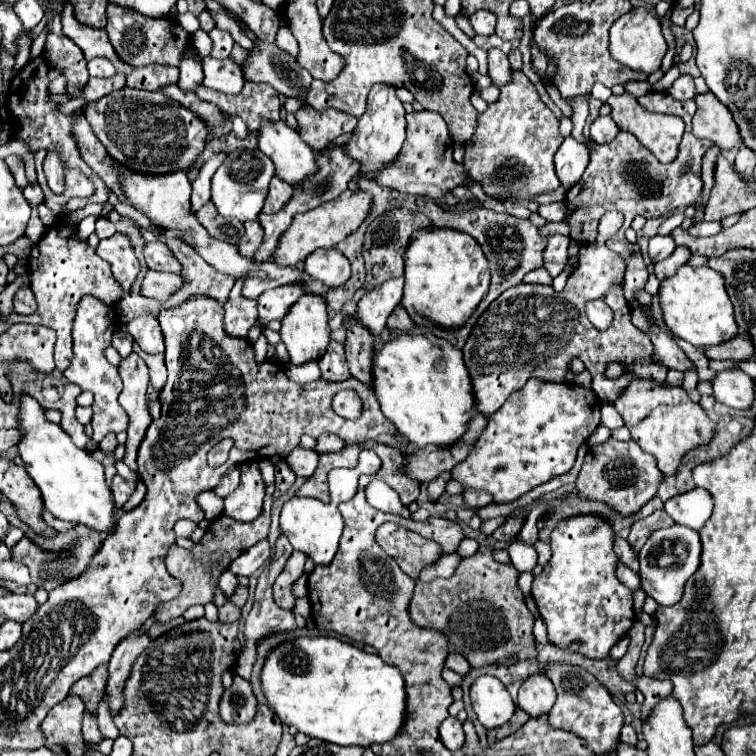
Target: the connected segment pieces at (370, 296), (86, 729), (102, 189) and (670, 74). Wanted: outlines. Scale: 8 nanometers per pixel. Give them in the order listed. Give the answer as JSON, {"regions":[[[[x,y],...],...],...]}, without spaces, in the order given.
{"regions":[[[[394,277],[392,281],[384,281],[384,285],[370,289],[358,301],[356,317],[364,327],[368,327],[372,333],[378,335],[386,327],[388,315],[402,301],[402,291],[404,291],[404,277]]],[[[90,711],[84,713],[82,735],[84,735],[84,739],[86,739],[88,743],[98,743],[98,741],[102,741],[102,737],[100,737],[100,733],[98,733],[98,727],[96,727],[96,717],[94,717]]],[[[34,59],[10,83],[10,93],[8,93],[6,107],[22,121],[22,125],[16,127],[16,137],[24,139],[30,145],[32,153],[36,153],[40,147],[49,150],[49,154],[43,164],[43,170],[48,185],[53,192],[63,193],[65,189],[66,169],[78,168],[80,171],[84,171],[84,175],[90,181],[94,181],[94,195],[92,197],[84,197],[84,199],[80,199],[80,197],[78,199],[70,199],[68,205],[66,205],[66,209],[80,209],[80,207],[84,207],[88,203],[106,203],[106,199],[108,199],[106,185],[104,185],[104,181],[98,175],[90,173],[90,167],[82,161],[82,157],[80,157],[80,152],[73,138],[72,119],[70,119],[70,115],[56,113],[58,111],[56,105],[48,101],[48,85],[50,85],[50,81],[48,81],[46,73],[48,73],[46,59]]],[[[673,64],[672,68],[661,79],[652,85],[652,90],[656,92],[667,91],[679,76],[680,72],[677,65]]]]}

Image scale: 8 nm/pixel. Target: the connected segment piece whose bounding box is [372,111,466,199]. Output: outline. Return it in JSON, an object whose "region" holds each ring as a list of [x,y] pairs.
{"region":[[[414,111],[406,115],[406,141],[400,151],[400,157],[396,157],[392,165],[386,165],[384,173],[374,173],[372,181],[380,187],[396,189],[400,193],[442,199],[446,191],[452,191],[456,185],[462,185],[464,177],[464,165],[458,165],[452,159],[452,137],[448,135],[446,121],[442,119],[442,115],[432,111]]]}

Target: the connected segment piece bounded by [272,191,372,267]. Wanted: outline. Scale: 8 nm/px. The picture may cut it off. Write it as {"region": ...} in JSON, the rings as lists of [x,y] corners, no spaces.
{"region":[[[344,191],[336,201],[328,201],[308,213],[296,213],[296,217],[292,219],[292,225],[280,237],[280,247],[276,247],[276,253],[272,255],[274,263],[294,267],[298,261],[306,259],[312,251],[320,247],[332,249],[336,243],[340,243],[342,239],[346,239],[350,233],[354,233],[360,227],[360,223],[370,211],[370,203],[372,203],[370,193]]]}

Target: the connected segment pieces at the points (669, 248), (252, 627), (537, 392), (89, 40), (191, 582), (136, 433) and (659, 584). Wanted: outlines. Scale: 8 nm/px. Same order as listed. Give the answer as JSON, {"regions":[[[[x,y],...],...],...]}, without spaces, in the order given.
{"regions":[[[[654,235],[650,239],[650,245],[648,245],[648,255],[650,255],[652,263],[658,263],[658,261],[664,261],[666,257],[670,257],[674,249],[676,249],[676,243],[672,237]]],[[[278,539],[276,543],[276,549],[274,549],[274,557],[268,561],[268,565],[264,567],[264,571],[260,573],[258,577],[258,585],[256,585],[256,593],[254,593],[254,605],[252,605],[252,611],[246,619],[246,625],[244,625],[244,637],[246,637],[246,647],[242,649],[240,657],[238,657],[238,663],[234,667],[234,673],[238,673],[240,677],[244,679],[250,679],[250,671],[252,671],[252,665],[254,665],[254,647],[256,647],[256,641],[262,639],[264,635],[268,633],[276,633],[276,631],[292,631],[296,629],[296,621],[294,621],[294,613],[290,609],[280,609],[276,603],[274,603],[274,595],[272,595],[272,585],[276,581],[276,577],[282,573],[284,565],[286,565],[286,559],[290,557],[292,553],[292,545],[288,545],[286,539]]],[[[532,379],[522,389],[512,393],[508,401],[488,417],[488,425],[484,427],[484,433],[480,433],[480,441],[476,441],[476,447],[472,447],[472,453],[468,453],[468,457],[450,471],[452,479],[456,479],[464,487],[464,491],[474,489],[490,493],[494,503],[516,501],[536,485],[542,485],[552,477],[572,469],[580,445],[600,425],[600,405],[602,403],[596,393],[592,393],[592,389],[572,383]]],[[[64,1],[64,9],[62,9],[62,29],[82,49],[82,53],[88,61],[94,57],[106,57],[116,65],[118,73],[134,71],[132,65],[124,65],[120,61],[120,57],[116,57],[116,51],[112,49],[112,45],[108,45],[108,33],[104,33],[104,29],[94,29],[94,27],[86,27],[86,25],[78,23],[74,17],[72,5],[66,1]]],[[[266,499],[264,501],[264,509],[260,513],[260,517],[256,521],[250,521],[250,523],[240,523],[240,521],[234,521],[232,517],[228,515],[220,515],[212,521],[212,525],[208,527],[208,531],[204,533],[202,541],[194,545],[192,551],[186,551],[186,549],[180,549],[178,545],[172,545],[172,549],[168,551],[168,557],[166,557],[166,567],[168,571],[182,581],[182,593],[180,597],[168,601],[168,603],[162,603],[156,607],[156,619],[160,623],[164,621],[170,621],[174,617],[180,617],[190,605],[206,605],[212,601],[212,593],[214,589],[218,587],[218,577],[220,573],[240,555],[244,553],[246,549],[250,549],[254,543],[258,543],[260,539],[264,539],[268,535],[268,529],[270,529],[270,507],[272,507],[272,499]]],[[[130,353],[126,359],[122,359],[118,369],[124,383],[124,389],[120,393],[120,405],[124,405],[126,413],[130,415],[124,463],[136,471],[136,453],[140,441],[144,439],[144,433],[148,431],[148,425],[152,423],[152,417],[146,407],[146,391],[150,381],[148,365],[142,359],[138,359],[136,353]]],[[[672,525],[654,531],[646,545],[640,549],[640,577],[644,593],[654,597],[658,605],[674,605],[680,601],[684,583],[700,565],[700,539],[694,529]]]]}

